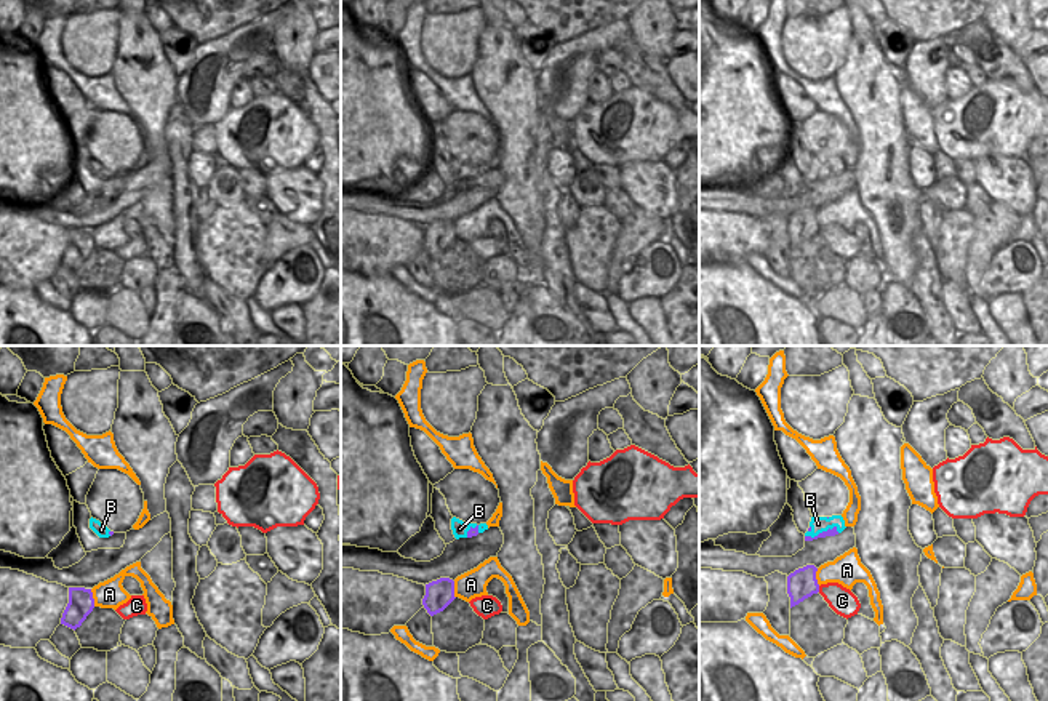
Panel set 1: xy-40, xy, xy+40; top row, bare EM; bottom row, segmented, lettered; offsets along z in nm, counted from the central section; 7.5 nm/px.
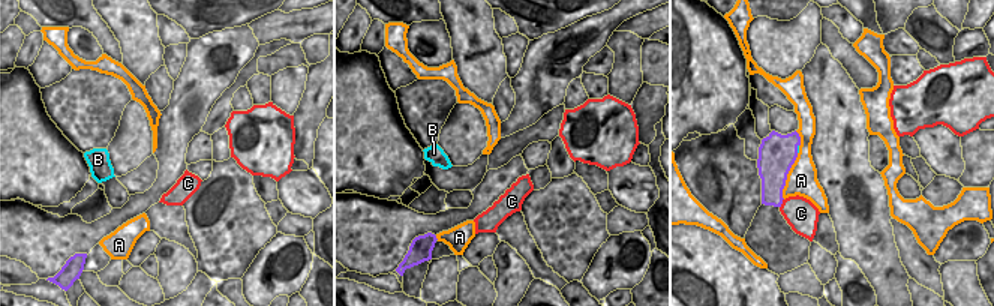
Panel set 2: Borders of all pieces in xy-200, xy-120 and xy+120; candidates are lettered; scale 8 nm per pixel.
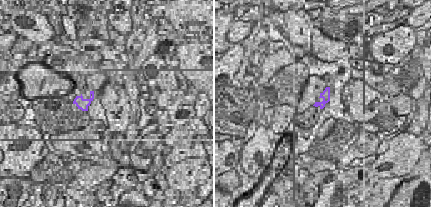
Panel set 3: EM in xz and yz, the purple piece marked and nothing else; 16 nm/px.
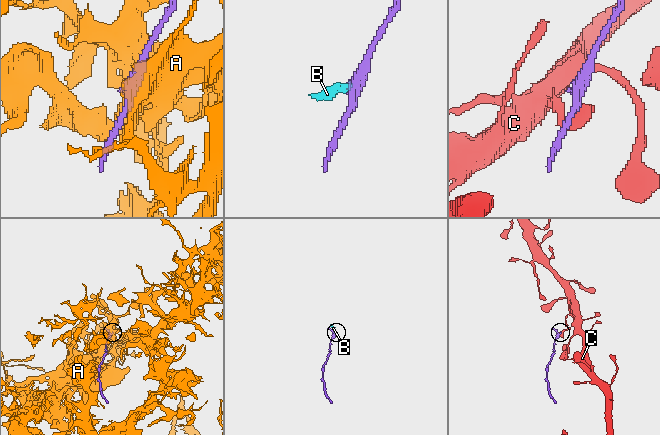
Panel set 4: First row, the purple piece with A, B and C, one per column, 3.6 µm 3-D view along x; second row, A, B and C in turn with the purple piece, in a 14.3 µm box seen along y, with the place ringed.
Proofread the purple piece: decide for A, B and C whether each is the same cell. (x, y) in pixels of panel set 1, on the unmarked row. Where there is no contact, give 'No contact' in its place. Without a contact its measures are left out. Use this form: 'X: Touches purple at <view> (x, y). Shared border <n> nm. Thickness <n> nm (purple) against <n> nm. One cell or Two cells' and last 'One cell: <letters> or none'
A: Touches purple at xy-40 (92, 239). Shared border 140 nm. Thickness 190 nm (purple) against 220 nm. Two cells
B: Touches purple at xy+40 (823, 173). Shared border 260 nm. Thickness 50 nm (purple) against 120 nm. Two cells
C: Touches purple at xy+40 (818, 231). Shared border 50 nm. Thickness 220 nm (purple) against 200 nm. Two cells
One cell: none.

